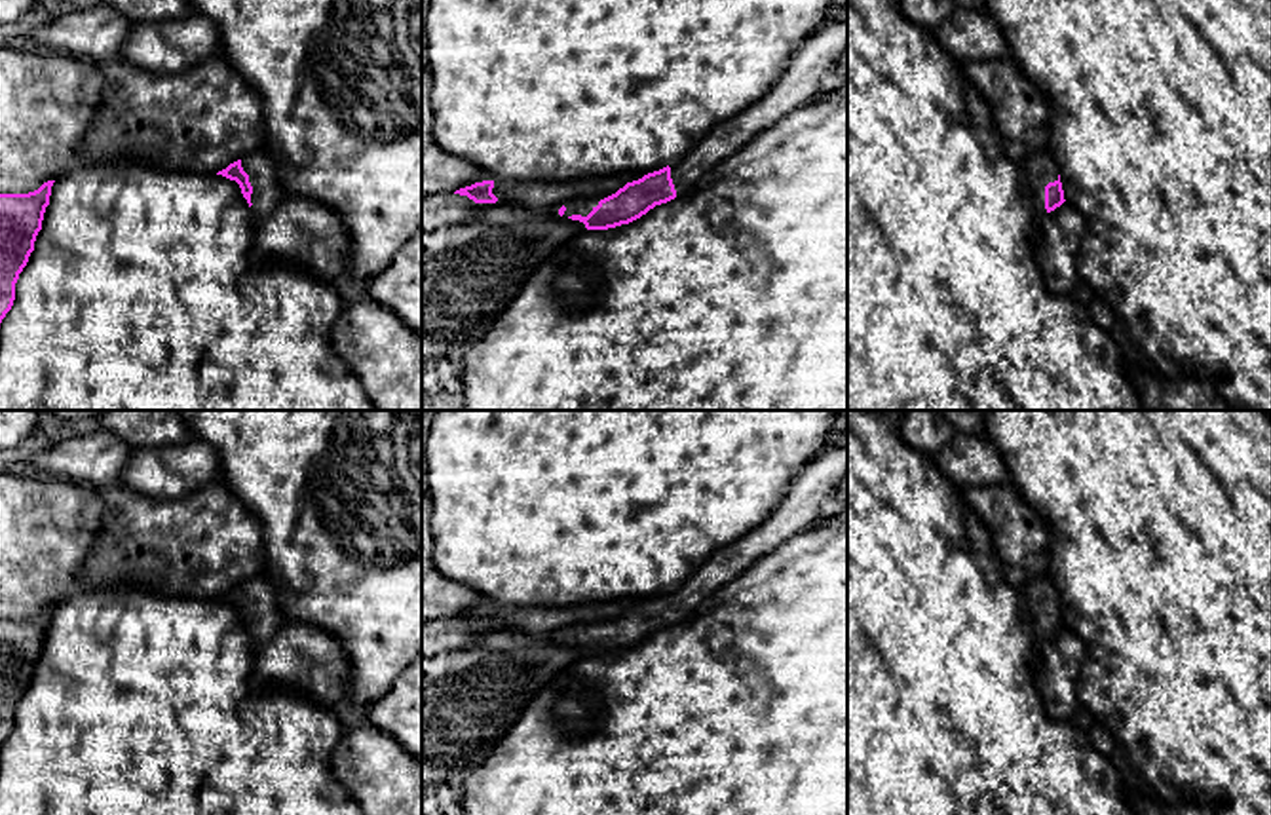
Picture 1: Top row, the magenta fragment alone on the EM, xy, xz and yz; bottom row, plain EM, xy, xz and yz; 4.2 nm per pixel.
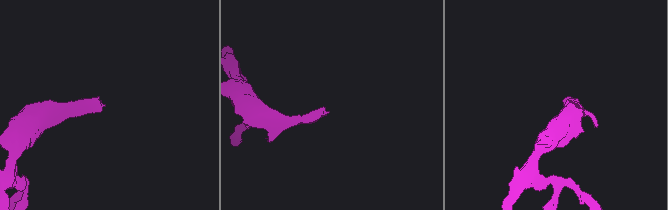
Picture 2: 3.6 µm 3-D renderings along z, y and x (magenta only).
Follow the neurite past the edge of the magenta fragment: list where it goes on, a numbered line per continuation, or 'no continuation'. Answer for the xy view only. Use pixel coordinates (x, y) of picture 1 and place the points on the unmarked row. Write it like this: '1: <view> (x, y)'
1: xy (266, 620)

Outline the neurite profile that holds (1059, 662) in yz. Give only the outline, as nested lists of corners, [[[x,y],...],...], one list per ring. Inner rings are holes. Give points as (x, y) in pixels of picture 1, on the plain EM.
[[[1064,627],[1037,646],[1037,686],[1047,712],[1054,720],[1072,722],[1081,709],[1077,699],[1077,680],[1085,663],[1085,644]]]

